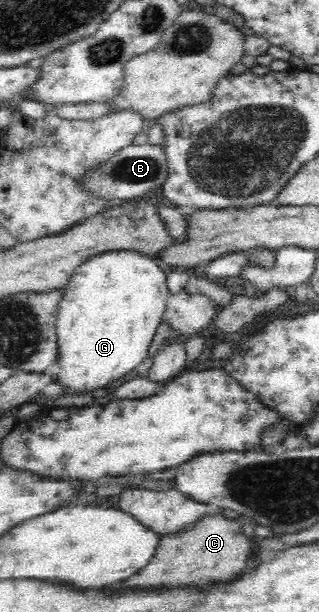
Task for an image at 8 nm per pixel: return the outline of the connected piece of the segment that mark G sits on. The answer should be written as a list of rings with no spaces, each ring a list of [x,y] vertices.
[[[112,250],[95,256],[89,257],[82,265],[74,272],[71,280],[65,285],[65,294],[62,295],[58,305],[58,317],[56,320],[56,336],[58,339],[58,363],[60,364],[60,372],[58,373],[57,381],[59,384],[67,388],[72,388],[77,391],[92,391],[97,388],[108,386],[114,380],[129,373],[130,371],[141,365],[145,359],[149,359],[147,352],[151,347],[153,335],[157,328],[161,325],[163,315],[166,310],[166,301],[170,297],[169,285],[167,285],[167,273],[169,268],[163,264],[158,257],[149,256],[147,253],[139,252],[139,250]]]

